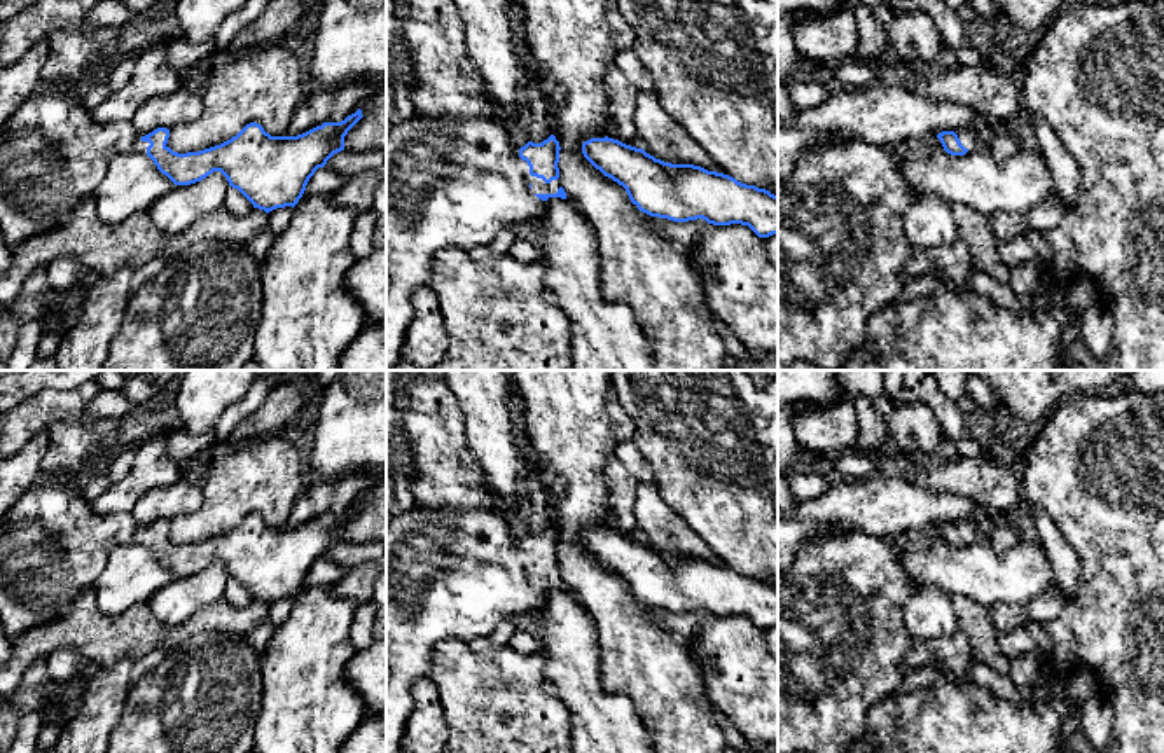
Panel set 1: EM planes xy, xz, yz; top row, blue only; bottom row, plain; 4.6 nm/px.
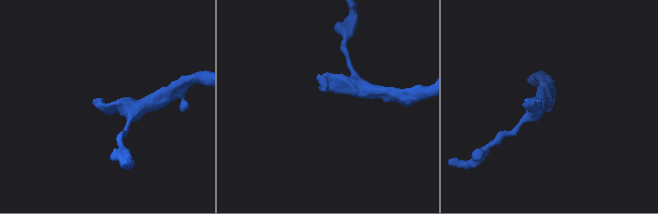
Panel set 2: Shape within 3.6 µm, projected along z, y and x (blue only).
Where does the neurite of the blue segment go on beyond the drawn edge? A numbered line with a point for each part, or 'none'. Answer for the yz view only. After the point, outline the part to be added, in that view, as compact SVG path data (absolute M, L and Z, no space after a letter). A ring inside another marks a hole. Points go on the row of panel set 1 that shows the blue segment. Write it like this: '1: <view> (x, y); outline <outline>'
1: yz (1000, 144); outline M1001 128L989 131L965 129L958 131L956 135L965 149L975 149L979 152L989 154L996 161L1005 161L1021 149L1015 135Z

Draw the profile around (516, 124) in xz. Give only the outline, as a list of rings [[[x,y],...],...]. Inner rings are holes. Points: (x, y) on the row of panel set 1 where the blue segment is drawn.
[[[488,87],[484,89],[484,94],[486,94],[486,100],[489,101],[491,108],[495,112],[493,119],[505,126],[509,138],[510,138],[510,143],[519,152],[519,149],[528,143],[528,124],[530,124],[528,101],[530,101],[530,96],[521,94],[519,101],[517,101],[519,112],[507,117],[502,114],[496,98],[493,96],[493,93]]]

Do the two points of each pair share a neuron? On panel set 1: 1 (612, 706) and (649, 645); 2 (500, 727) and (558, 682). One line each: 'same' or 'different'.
1: different
2: different

